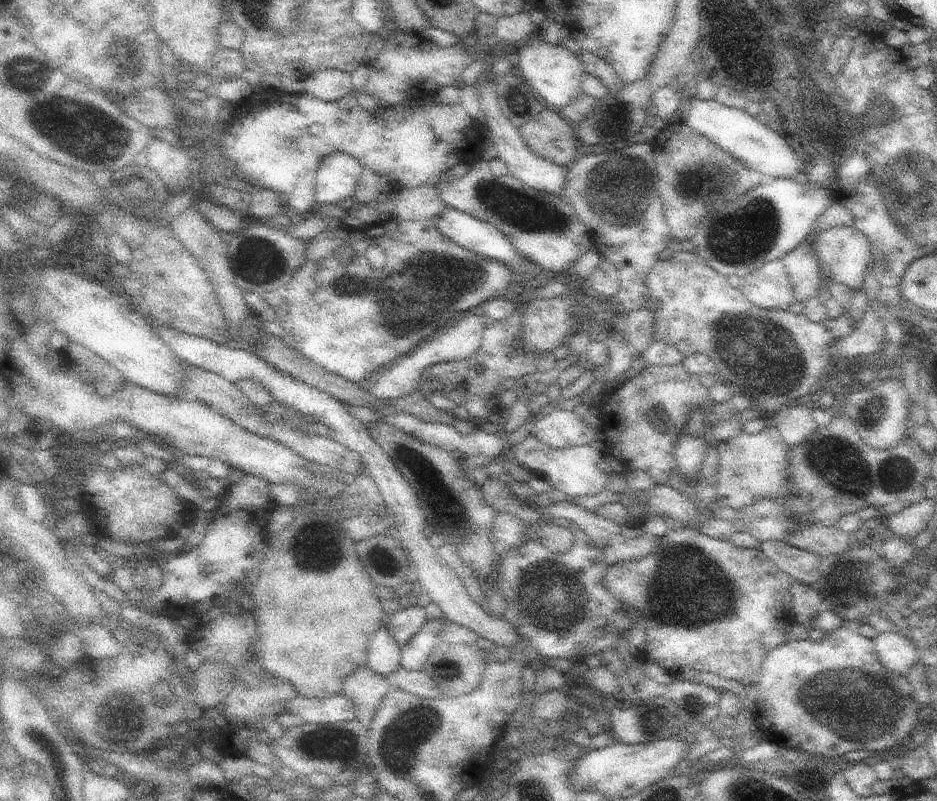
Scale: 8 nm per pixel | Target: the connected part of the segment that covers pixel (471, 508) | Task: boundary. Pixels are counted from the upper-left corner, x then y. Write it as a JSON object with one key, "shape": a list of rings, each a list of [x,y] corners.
{"shape":[[[374,421],[365,425],[420,500],[428,524],[434,526],[434,532],[444,536],[446,542],[458,546],[460,556],[457,558],[464,560],[468,573],[478,580],[481,590],[484,591],[483,586],[499,571],[501,562],[491,542],[493,519],[497,513],[486,503],[482,488],[474,480],[465,479],[463,459],[453,457],[450,450],[430,446],[386,422]]]}

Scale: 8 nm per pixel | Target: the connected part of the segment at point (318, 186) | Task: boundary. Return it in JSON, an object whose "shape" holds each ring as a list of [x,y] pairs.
{"shape":[[[340,150],[328,154],[316,174],[314,195],[318,205],[336,204],[354,197],[362,173],[363,166],[354,156]]]}

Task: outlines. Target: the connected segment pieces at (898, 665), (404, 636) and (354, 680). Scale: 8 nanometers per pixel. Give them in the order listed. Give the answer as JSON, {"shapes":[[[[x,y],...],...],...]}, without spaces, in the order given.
{"shapes":[[[[899,630],[880,633],[873,641],[882,666],[890,673],[908,677],[919,660],[917,649],[911,640]]],[[[408,600],[404,602],[401,610],[391,616],[389,631],[402,648],[416,636],[417,632],[420,632],[421,628],[424,628],[427,622],[425,607]]],[[[366,665],[346,678],[343,693],[358,708],[357,720],[369,728],[390,687],[389,678],[372,672]]]]}

